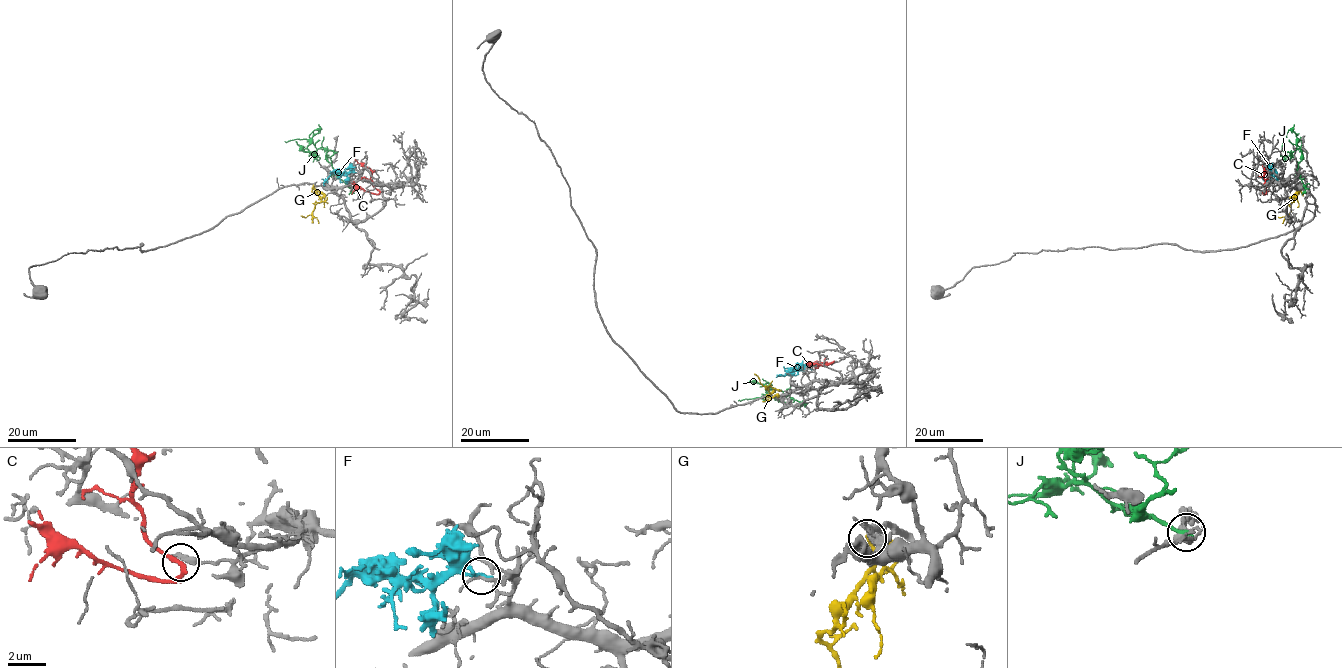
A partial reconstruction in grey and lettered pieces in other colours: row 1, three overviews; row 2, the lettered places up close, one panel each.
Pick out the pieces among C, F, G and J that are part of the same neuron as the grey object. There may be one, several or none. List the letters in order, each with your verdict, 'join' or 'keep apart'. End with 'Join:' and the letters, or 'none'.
C: keep apart
F: keep apart
G: join
J: keep apart
Join: G

